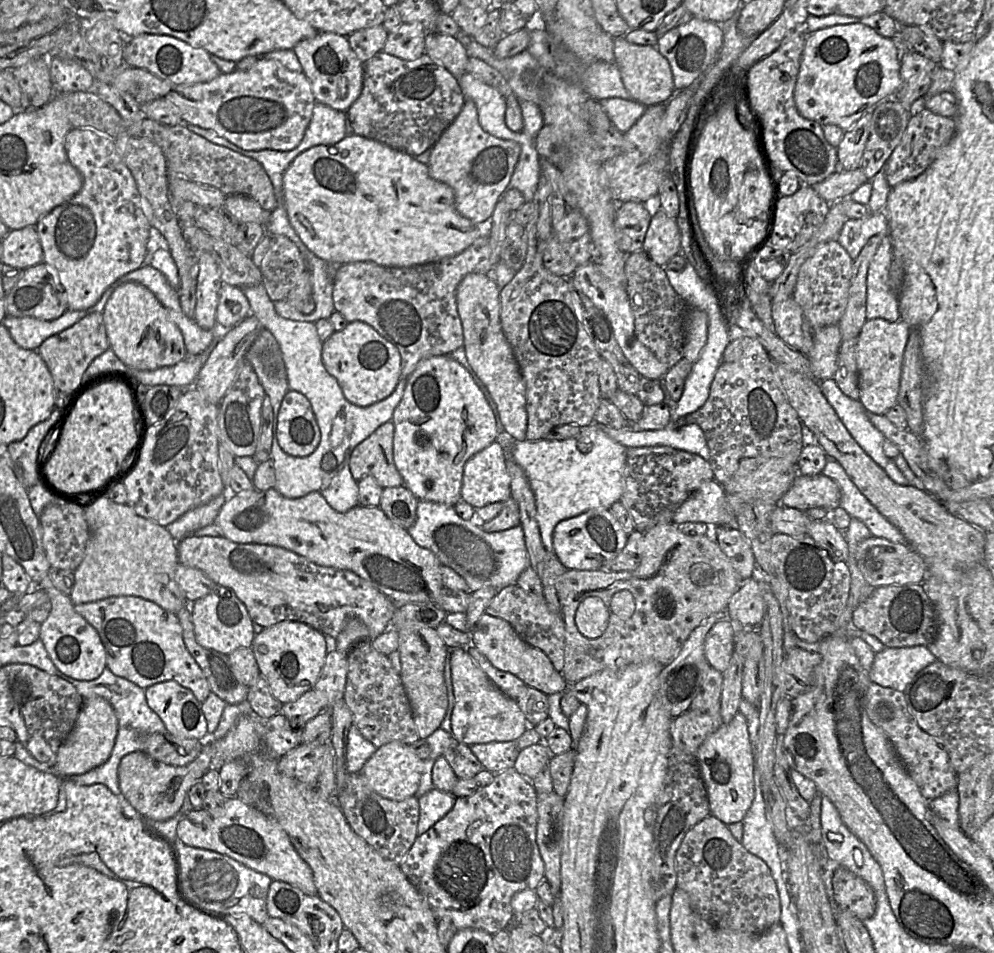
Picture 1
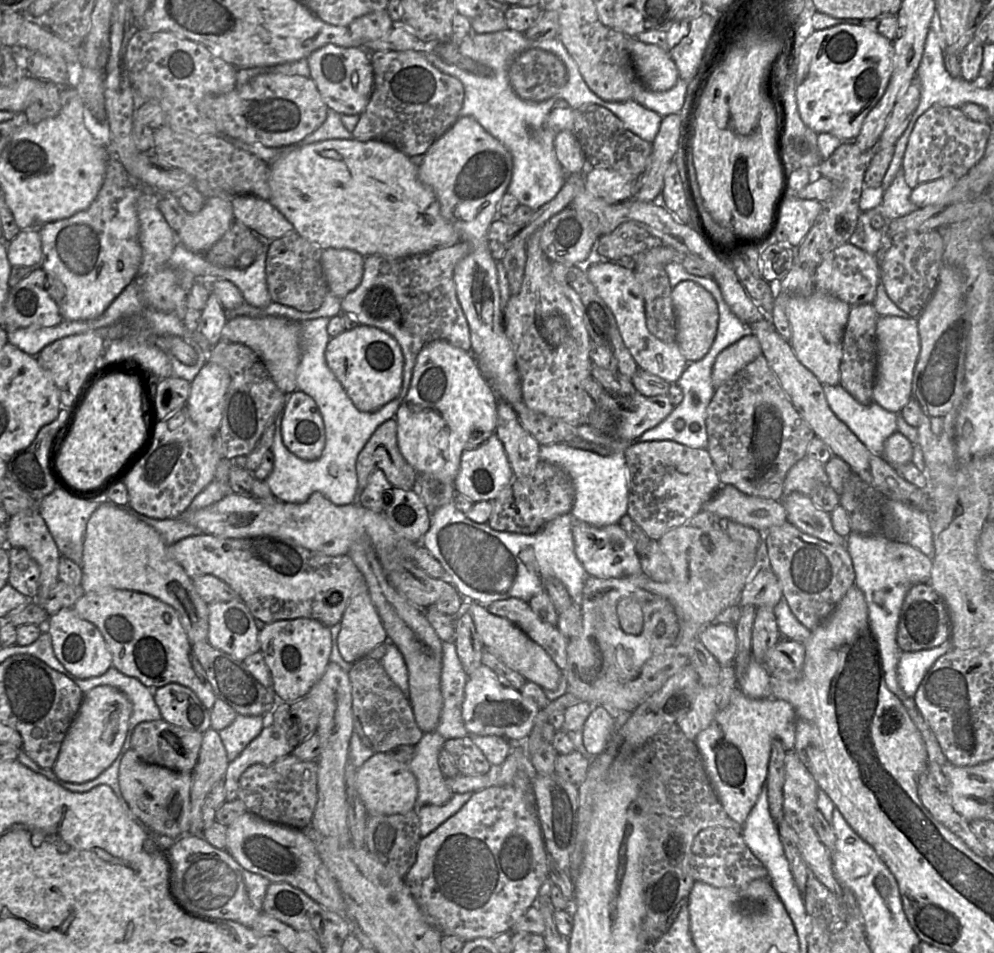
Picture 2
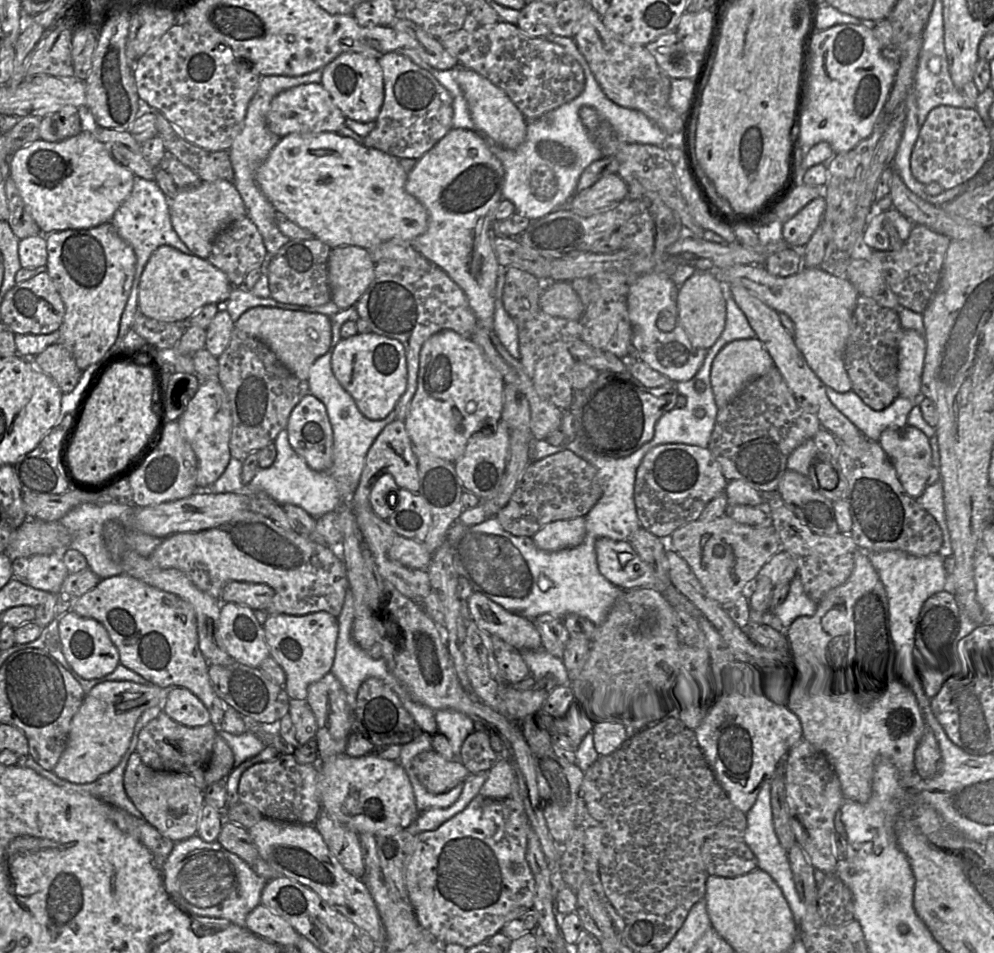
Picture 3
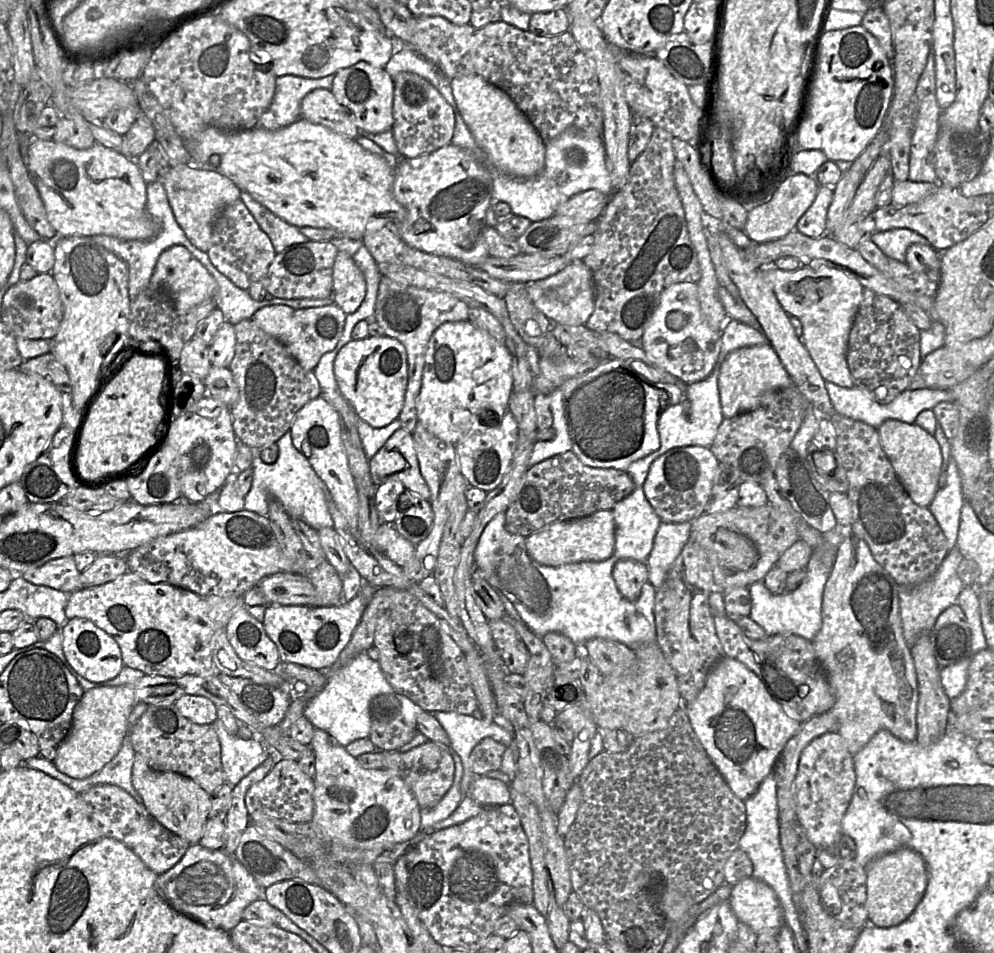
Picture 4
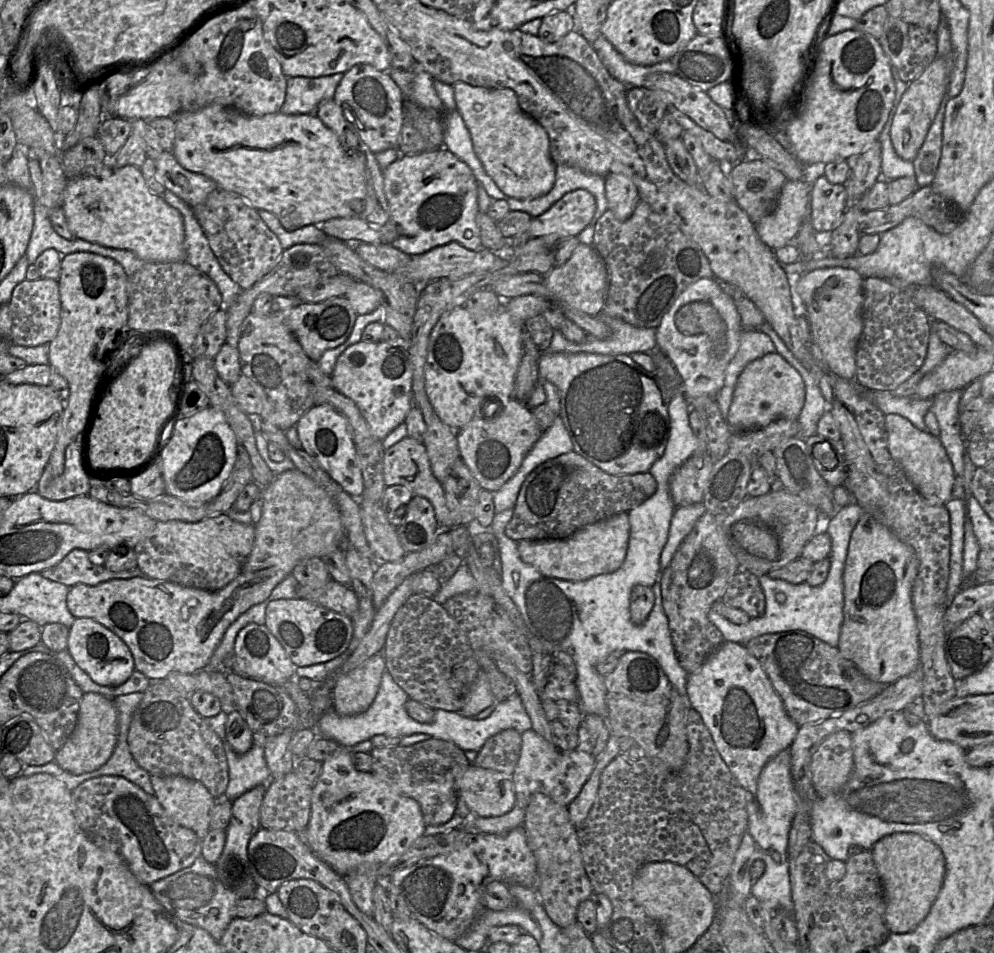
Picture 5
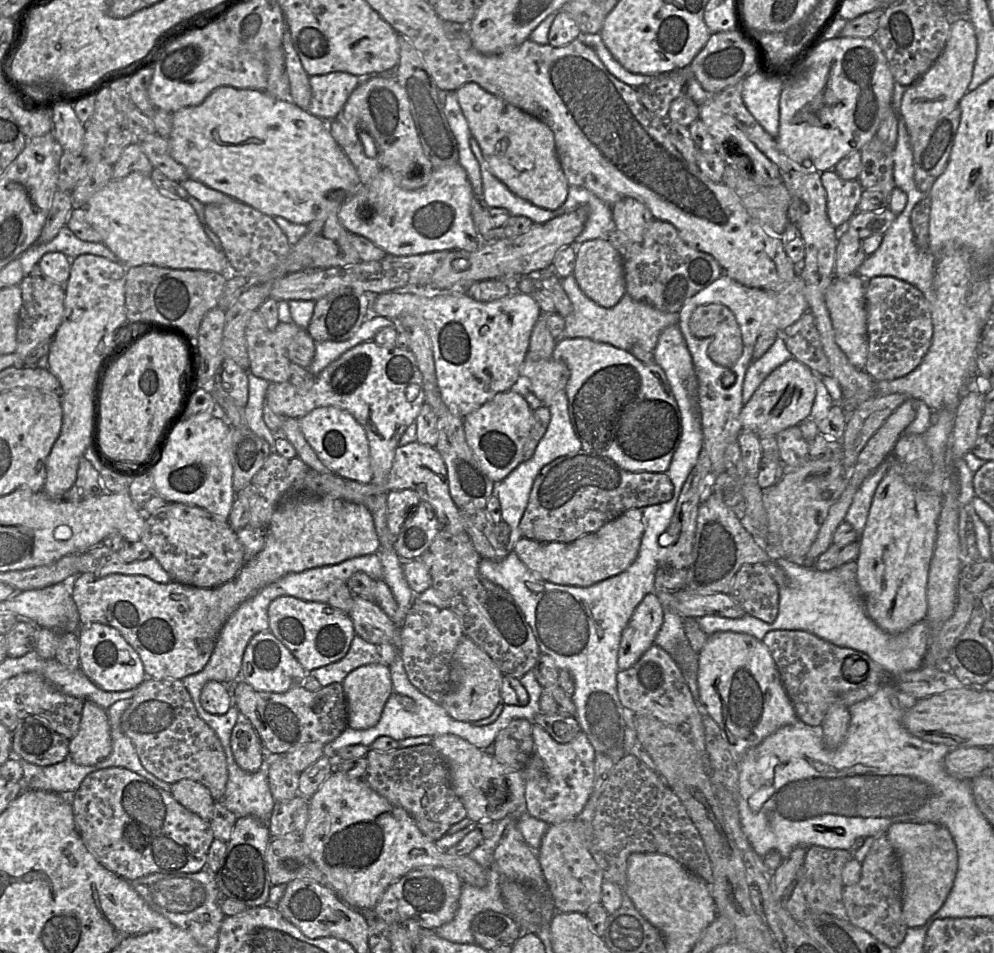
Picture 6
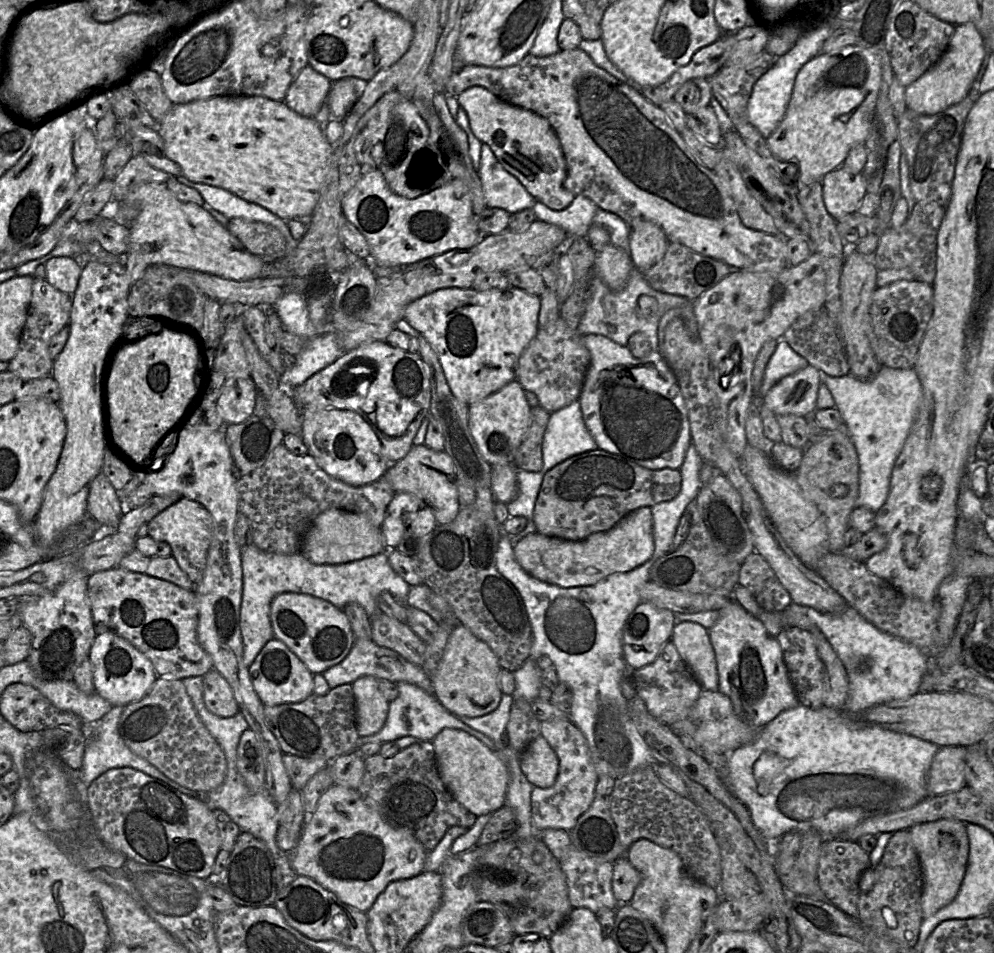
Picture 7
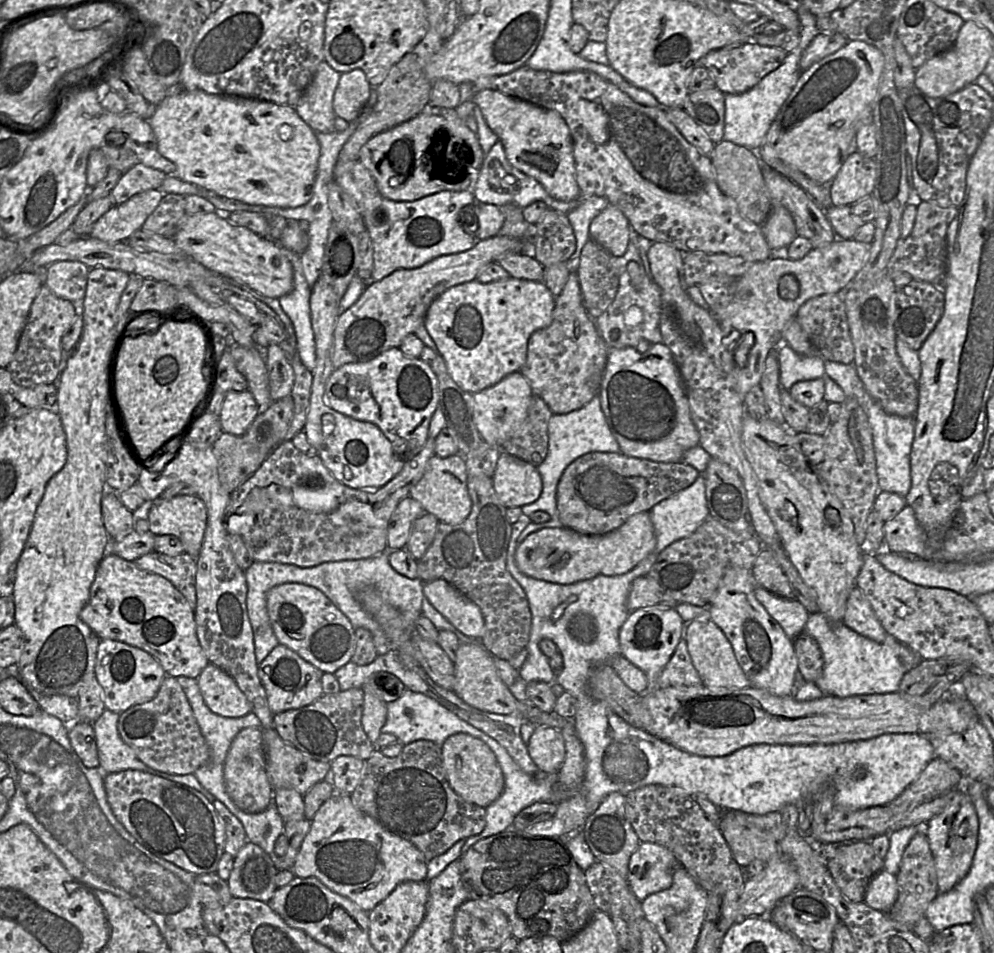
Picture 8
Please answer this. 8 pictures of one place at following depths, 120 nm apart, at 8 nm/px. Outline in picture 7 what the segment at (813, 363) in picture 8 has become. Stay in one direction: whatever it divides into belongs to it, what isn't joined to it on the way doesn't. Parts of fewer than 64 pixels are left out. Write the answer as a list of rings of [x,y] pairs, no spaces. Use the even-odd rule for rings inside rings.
[[[781,339],[766,366],[762,384],[755,392],[755,402],[760,403],[760,394],[766,394],[783,377],[794,374],[808,365],[805,358],[798,355],[786,341]]]

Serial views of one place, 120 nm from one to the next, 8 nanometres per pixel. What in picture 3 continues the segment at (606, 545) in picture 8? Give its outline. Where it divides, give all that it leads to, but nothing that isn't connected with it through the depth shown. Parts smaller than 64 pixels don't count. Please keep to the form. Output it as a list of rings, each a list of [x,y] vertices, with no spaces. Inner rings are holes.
[[[585,516],[547,523],[533,536],[541,550],[557,552],[580,545],[586,537]]]

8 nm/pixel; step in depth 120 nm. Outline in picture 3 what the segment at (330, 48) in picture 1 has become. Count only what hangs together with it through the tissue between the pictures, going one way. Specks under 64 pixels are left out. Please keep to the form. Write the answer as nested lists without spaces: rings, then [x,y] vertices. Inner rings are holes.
[[[355,52],[342,53],[322,69],[320,84],[346,118],[361,123],[376,121],[384,101],[383,71],[376,58]]]

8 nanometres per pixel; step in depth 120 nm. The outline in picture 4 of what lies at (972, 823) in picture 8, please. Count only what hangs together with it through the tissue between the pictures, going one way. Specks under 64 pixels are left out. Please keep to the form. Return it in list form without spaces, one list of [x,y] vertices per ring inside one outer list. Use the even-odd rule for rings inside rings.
[[[908,848],[876,857],[866,868],[868,923],[882,928],[904,922],[915,910],[927,888],[928,871],[920,854]]]

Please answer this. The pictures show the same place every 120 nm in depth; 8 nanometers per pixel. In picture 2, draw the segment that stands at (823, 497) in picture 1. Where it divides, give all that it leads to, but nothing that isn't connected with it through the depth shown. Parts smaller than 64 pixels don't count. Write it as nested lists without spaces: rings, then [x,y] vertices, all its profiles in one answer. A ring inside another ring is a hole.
[[[804,456],[789,469],[783,483],[783,494],[799,492],[810,495],[815,487],[824,484],[829,484],[824,465]]]

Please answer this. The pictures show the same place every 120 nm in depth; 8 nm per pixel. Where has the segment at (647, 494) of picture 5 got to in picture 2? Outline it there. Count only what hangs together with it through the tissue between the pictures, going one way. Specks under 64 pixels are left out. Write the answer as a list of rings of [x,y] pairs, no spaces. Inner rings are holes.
[[[540,460],[527,476],[514,477],[510,484],[492,501],[489,526],[497,531],[533,535],[546,523],[571,512],[575,489],[569,475],[559,466]]]

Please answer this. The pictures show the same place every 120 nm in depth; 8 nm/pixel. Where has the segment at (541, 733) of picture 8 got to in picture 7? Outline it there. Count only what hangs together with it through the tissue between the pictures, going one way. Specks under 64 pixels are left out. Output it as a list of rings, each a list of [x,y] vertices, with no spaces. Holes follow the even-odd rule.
[[[542,735],[533,740],[521,754],[521,769],[534,787],[548,788],[555,783],[559,759]]]

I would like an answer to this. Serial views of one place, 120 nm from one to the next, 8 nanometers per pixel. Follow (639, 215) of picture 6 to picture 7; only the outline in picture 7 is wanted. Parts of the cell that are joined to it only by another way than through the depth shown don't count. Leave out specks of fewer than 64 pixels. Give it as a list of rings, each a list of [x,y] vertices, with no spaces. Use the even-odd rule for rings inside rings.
[[[633,220],[629,227],[629,255],[634,266],[645,271],[664,257],[669,241],[653,222]]]

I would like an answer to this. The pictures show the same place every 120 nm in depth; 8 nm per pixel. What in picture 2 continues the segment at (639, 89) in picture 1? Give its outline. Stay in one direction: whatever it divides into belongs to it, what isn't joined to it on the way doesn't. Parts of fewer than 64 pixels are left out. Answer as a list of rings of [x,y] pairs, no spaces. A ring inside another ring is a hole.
[[[632,37],[627,38],[627,48],[644,87],[653,92],[665,92],[675,86],[679,74],[668,51]]]

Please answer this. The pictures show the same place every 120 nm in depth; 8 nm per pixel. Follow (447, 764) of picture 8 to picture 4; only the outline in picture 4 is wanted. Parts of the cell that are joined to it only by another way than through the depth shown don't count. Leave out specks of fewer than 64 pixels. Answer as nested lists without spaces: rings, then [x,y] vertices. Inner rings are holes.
[[[480,775],[474,778],[470,795],[481,806],[491,807],[511,803],[512,790],[499,779]]]

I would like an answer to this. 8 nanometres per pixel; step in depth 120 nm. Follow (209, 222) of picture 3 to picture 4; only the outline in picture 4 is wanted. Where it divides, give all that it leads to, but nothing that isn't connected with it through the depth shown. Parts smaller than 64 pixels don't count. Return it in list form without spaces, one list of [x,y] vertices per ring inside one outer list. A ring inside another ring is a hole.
[[[179,164],[170,167],[168,173],[159,180],[161,180],[166,191],[177,223],[195,247],[207,252],[211,246],[211,236],[215,219],[225,206],[240,199],[241,190],[226,176],[215,171],[198,169],[192,164]]]

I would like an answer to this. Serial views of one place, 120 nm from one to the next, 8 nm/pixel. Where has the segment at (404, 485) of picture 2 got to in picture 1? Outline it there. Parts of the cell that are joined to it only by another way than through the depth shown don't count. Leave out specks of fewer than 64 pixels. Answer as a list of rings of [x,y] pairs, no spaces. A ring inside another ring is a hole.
[[[385,422],[352,451],[349,468],[356,482],[372,476],[382,487],[404,485],[393,460],[394,425]]]

